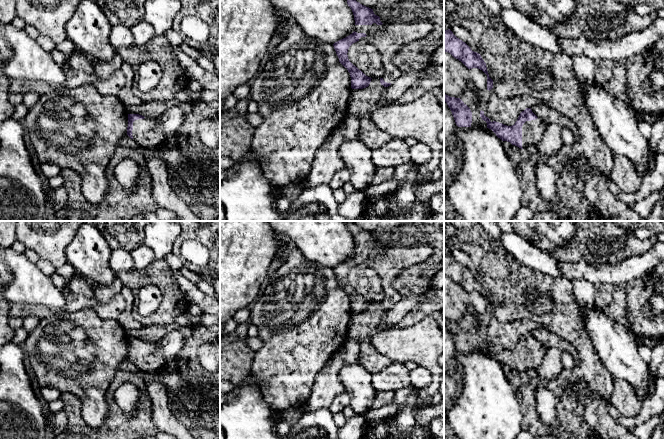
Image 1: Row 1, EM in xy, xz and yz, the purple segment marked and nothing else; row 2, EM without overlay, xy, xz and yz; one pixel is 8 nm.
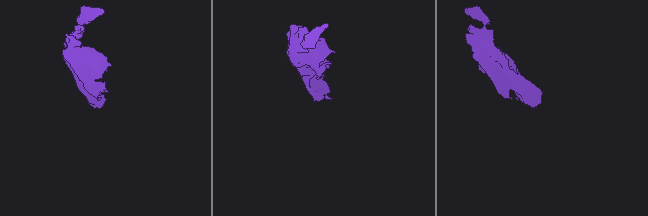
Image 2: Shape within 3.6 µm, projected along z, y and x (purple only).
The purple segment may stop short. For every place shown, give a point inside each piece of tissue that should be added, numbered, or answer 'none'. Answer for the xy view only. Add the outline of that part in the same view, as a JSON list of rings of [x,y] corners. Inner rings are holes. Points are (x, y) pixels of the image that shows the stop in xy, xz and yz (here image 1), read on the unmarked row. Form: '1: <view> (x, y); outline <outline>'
1: xy (148, 357); outline [[[157,342],[135,344],[132,357],[133,364],[149,374],[157,372],[167,363]]]

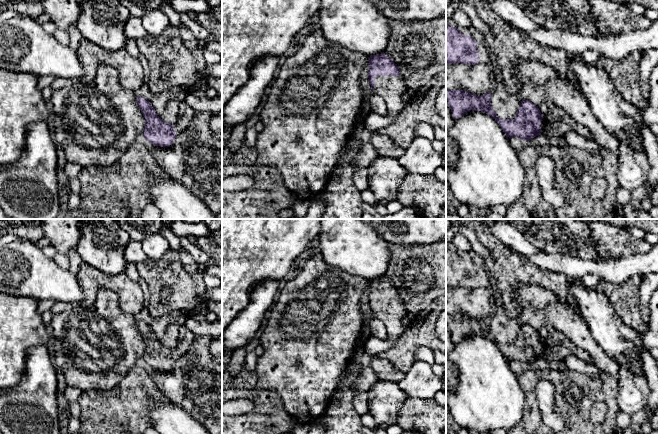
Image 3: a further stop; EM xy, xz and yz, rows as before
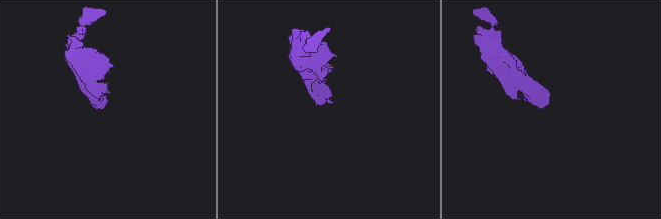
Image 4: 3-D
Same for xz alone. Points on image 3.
1: xz (390, 312); outline [[[402,299],[377,300],[375,302],[374,318],[380,319],[386,326],[388,338],[398,340],[403,335],[401,320],[406,316],[406,304]]]

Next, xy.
1: xy (186, 336); outline [[[185,326],[180,327],[180,333],[178,336],[177,345],[174,348],[174,354],[177,356],[177,359],[182,355],[186,354],[195,338],[193,332]]]

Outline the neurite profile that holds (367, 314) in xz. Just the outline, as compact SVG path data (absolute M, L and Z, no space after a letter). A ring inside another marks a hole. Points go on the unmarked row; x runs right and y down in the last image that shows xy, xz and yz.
M367 284L365 292L361 297L361 310L363 313L363 328L361 331L361 336L358 345L349 361L349 364L342 376L345 376L349 372L349 368L351 366L362 366L360 358L361 355L364 353L364 343L370 337L369 324L370 320L373 318L371 309L369 307L369 302L367 300L368 296L369 296L369 284Z

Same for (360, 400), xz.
M360 392L355 394L352 399L352 405L360 415L368 413L368 393Z

